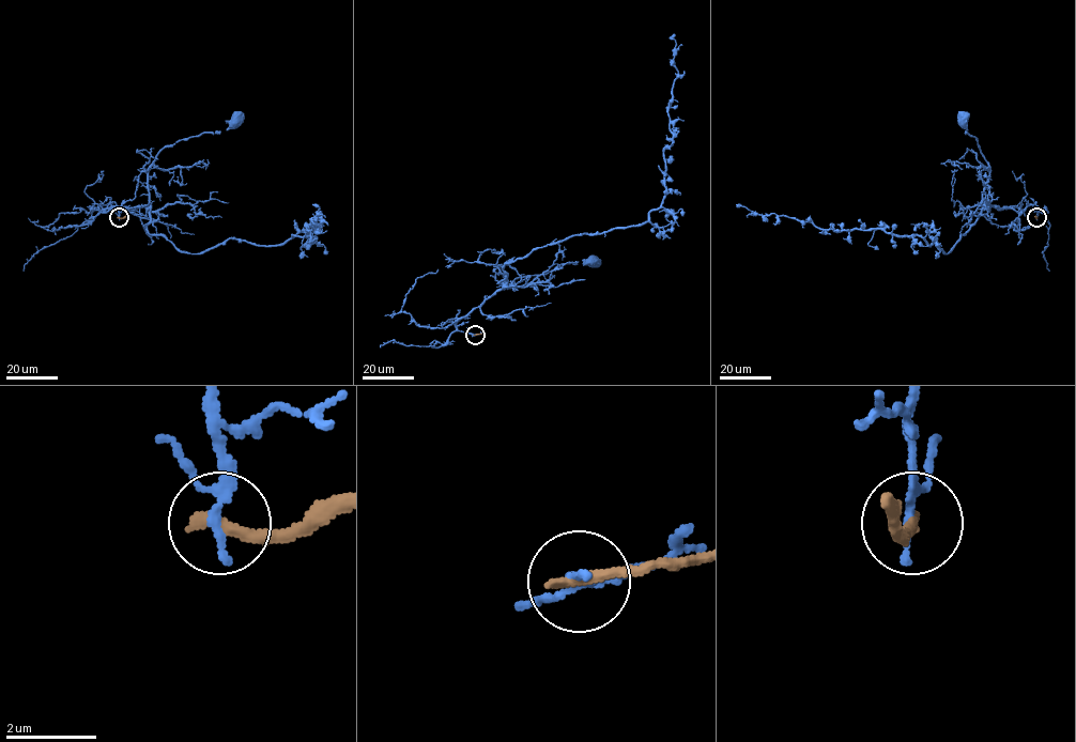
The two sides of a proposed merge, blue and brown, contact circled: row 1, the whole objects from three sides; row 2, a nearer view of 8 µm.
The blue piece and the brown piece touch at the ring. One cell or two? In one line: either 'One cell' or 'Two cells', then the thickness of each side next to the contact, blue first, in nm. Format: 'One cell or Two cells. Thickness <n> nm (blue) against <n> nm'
Two cells. Thickness 180 nm (blue) against 300 nm

